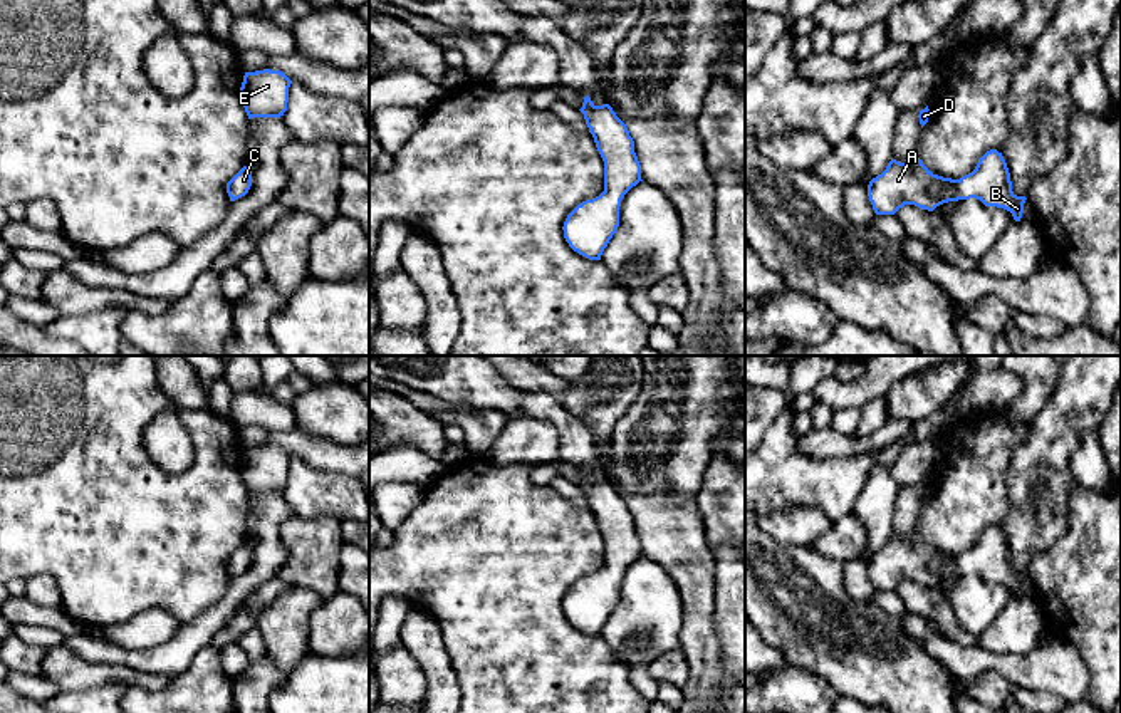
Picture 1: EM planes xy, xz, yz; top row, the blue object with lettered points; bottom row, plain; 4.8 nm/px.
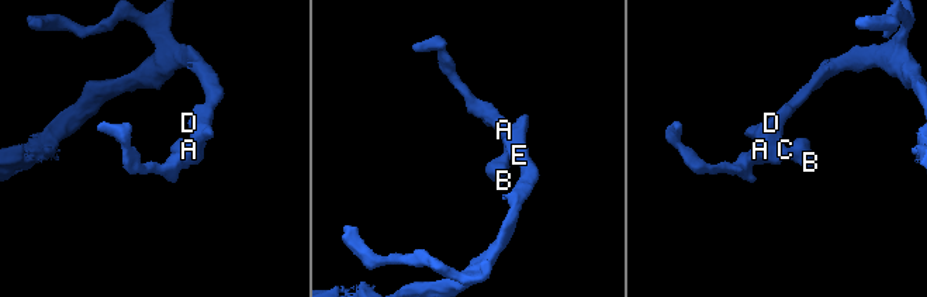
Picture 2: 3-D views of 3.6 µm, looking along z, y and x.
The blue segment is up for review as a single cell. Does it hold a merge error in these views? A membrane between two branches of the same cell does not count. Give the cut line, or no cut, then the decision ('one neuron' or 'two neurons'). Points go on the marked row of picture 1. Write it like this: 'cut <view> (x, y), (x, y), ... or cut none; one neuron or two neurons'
cut none; one neuron

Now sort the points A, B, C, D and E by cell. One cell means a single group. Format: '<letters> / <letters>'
A B C D E

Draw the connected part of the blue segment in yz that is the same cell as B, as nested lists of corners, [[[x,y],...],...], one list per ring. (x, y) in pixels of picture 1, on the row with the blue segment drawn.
[[[997,149],[987,151],[977,163],[975,169],[960,180],[933,174],[918,156],[899,163],[891,158],[886,169],[873,178],[868,185],[868,196],[876,215],[894,215],[905,205],[933,211],[936,206],[958,200],[980,200],[985,206],[1004,208],[1012,213],[1015,221],[1020,221],[1024,213],[1025,196],[1017,196],[1012,191],[1010,173],[1007,163]]]

